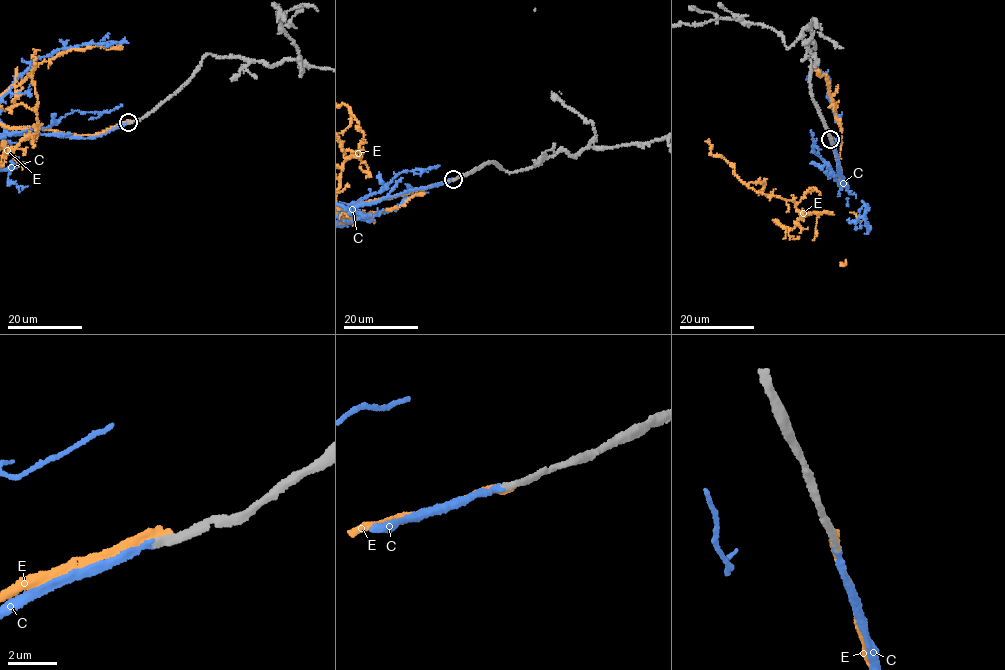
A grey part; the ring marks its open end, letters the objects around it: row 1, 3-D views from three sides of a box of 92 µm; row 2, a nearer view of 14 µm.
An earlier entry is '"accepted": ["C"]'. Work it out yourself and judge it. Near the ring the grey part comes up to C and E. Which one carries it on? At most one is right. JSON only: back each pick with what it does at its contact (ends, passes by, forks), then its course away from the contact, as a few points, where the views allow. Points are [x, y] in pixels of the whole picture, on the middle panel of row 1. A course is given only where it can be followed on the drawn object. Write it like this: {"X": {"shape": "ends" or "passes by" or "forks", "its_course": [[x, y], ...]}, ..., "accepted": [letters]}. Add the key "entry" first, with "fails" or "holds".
{"entry": "holds", "C": {"shape": "ends"}, "accepted": ["C"]}

